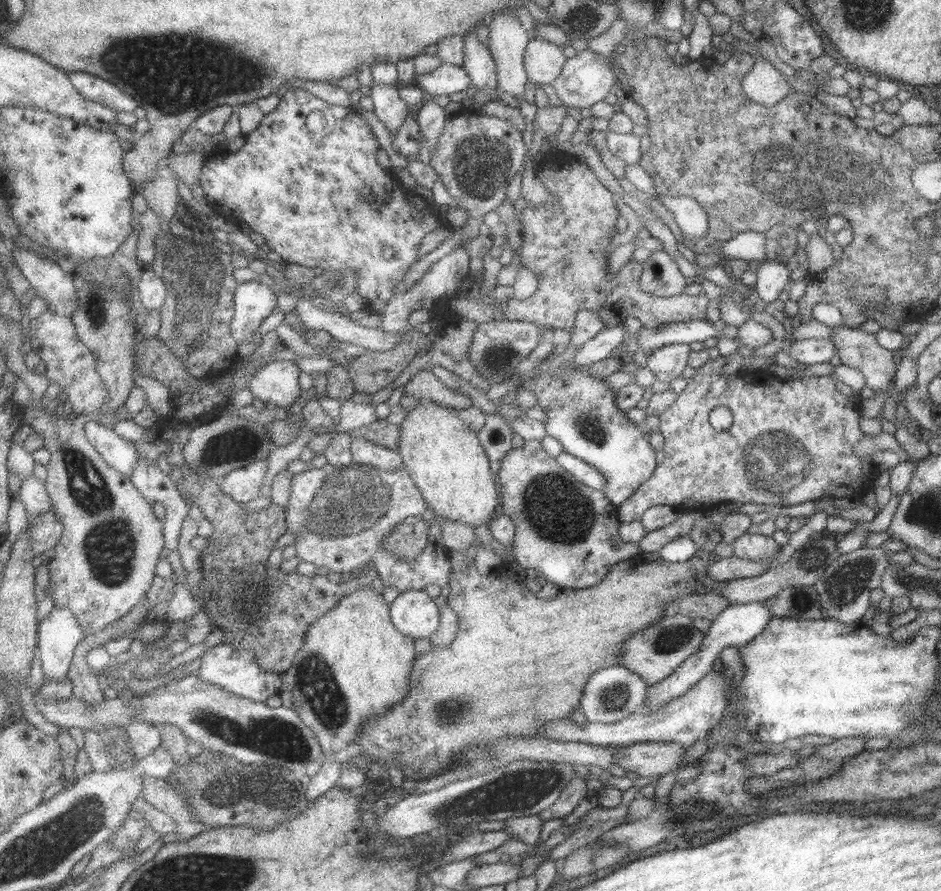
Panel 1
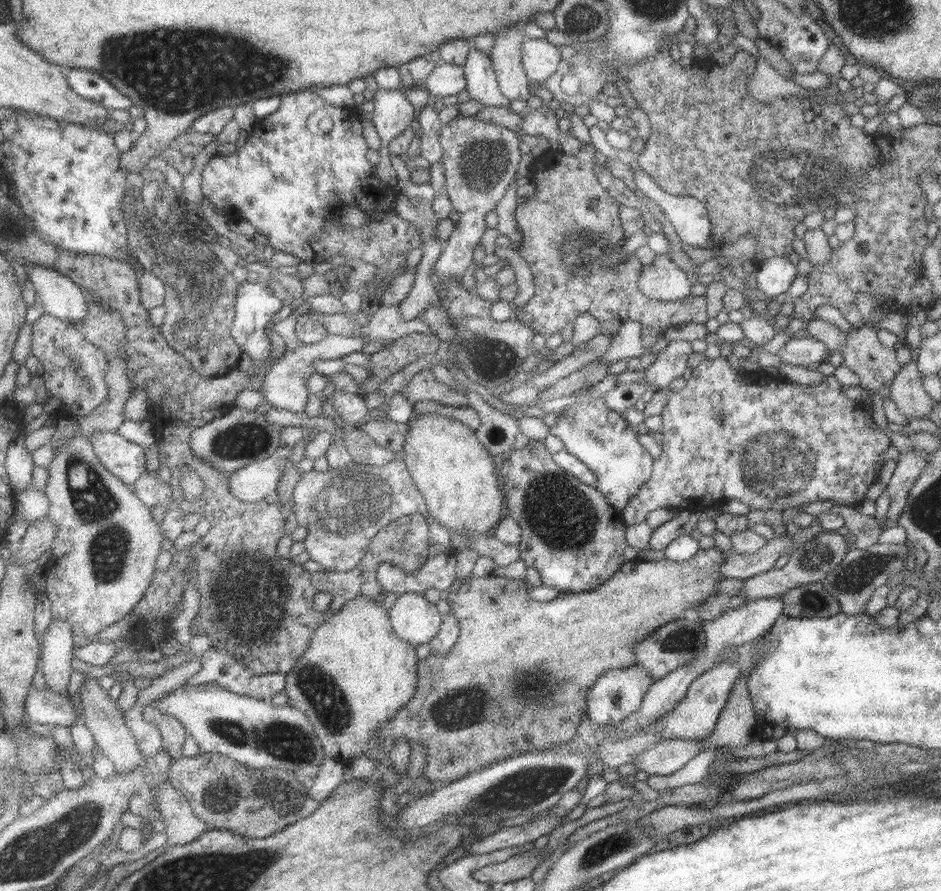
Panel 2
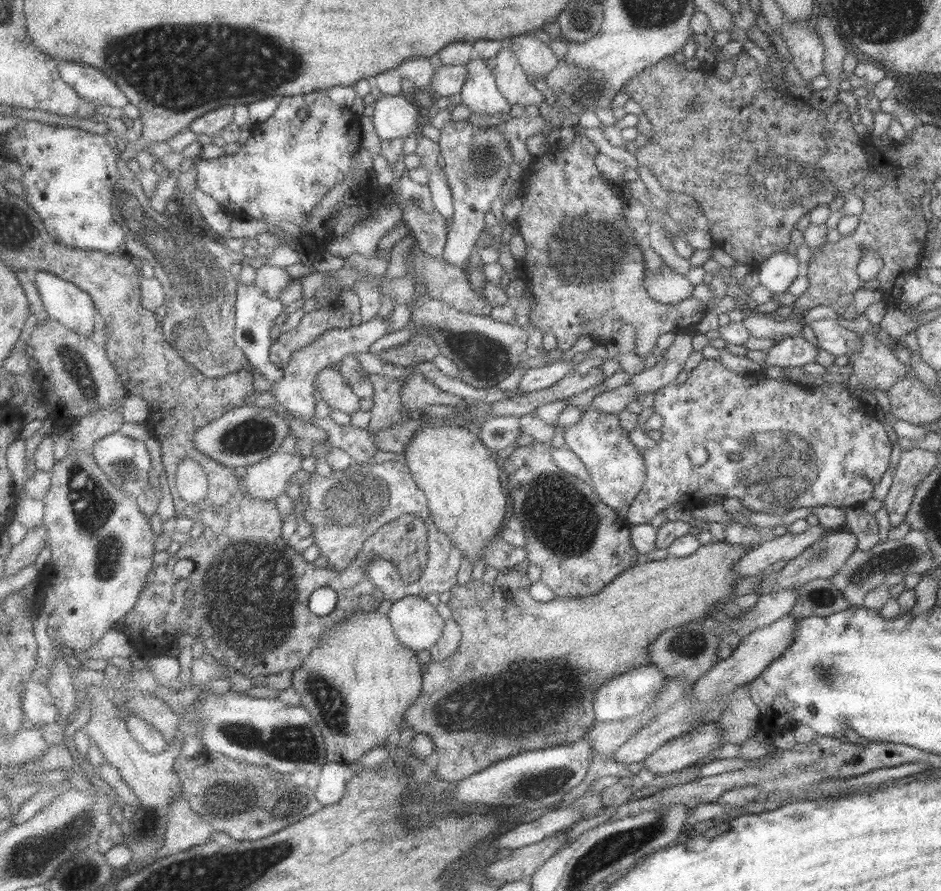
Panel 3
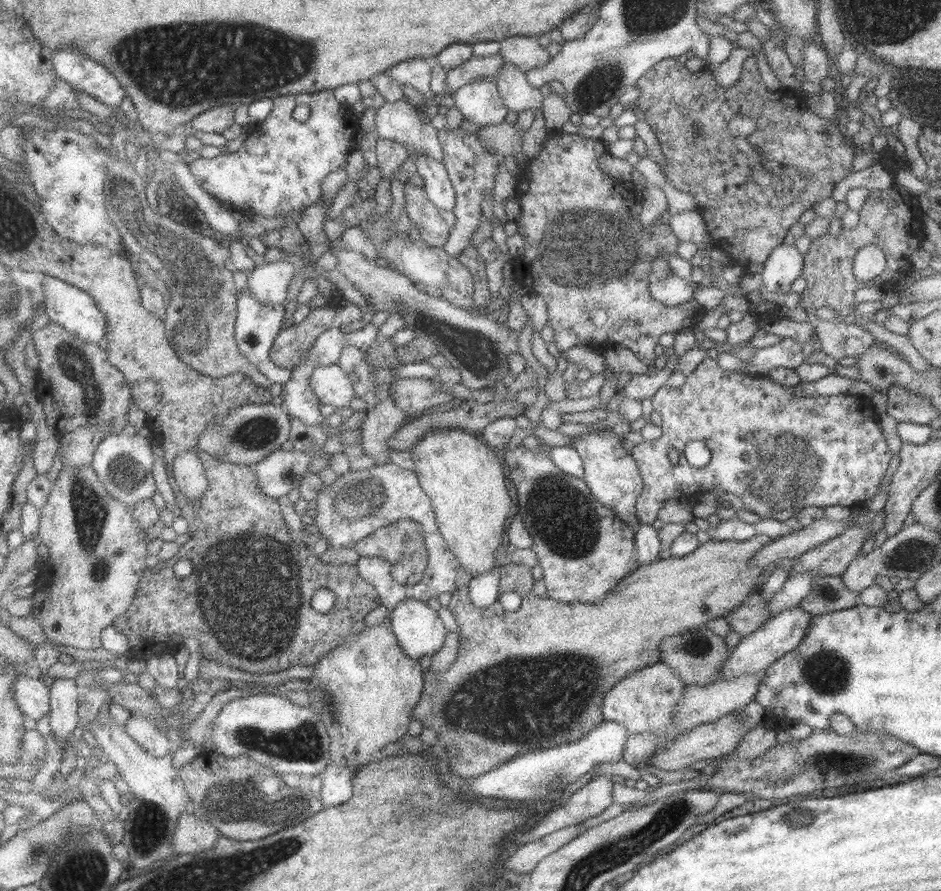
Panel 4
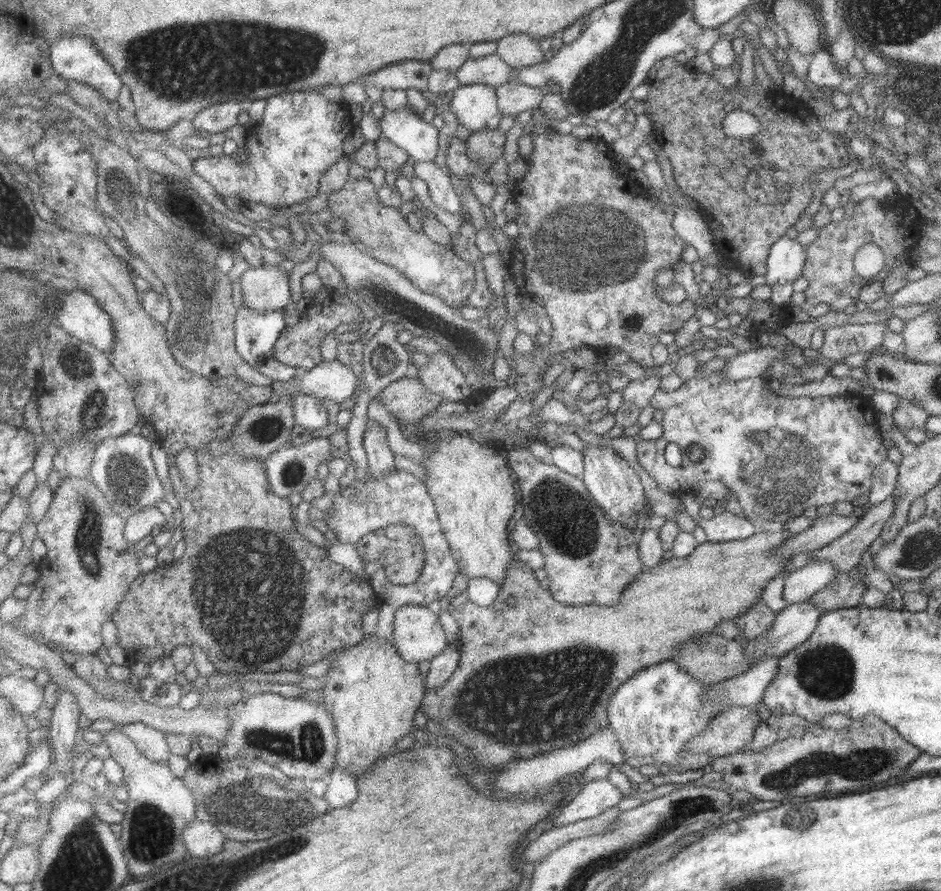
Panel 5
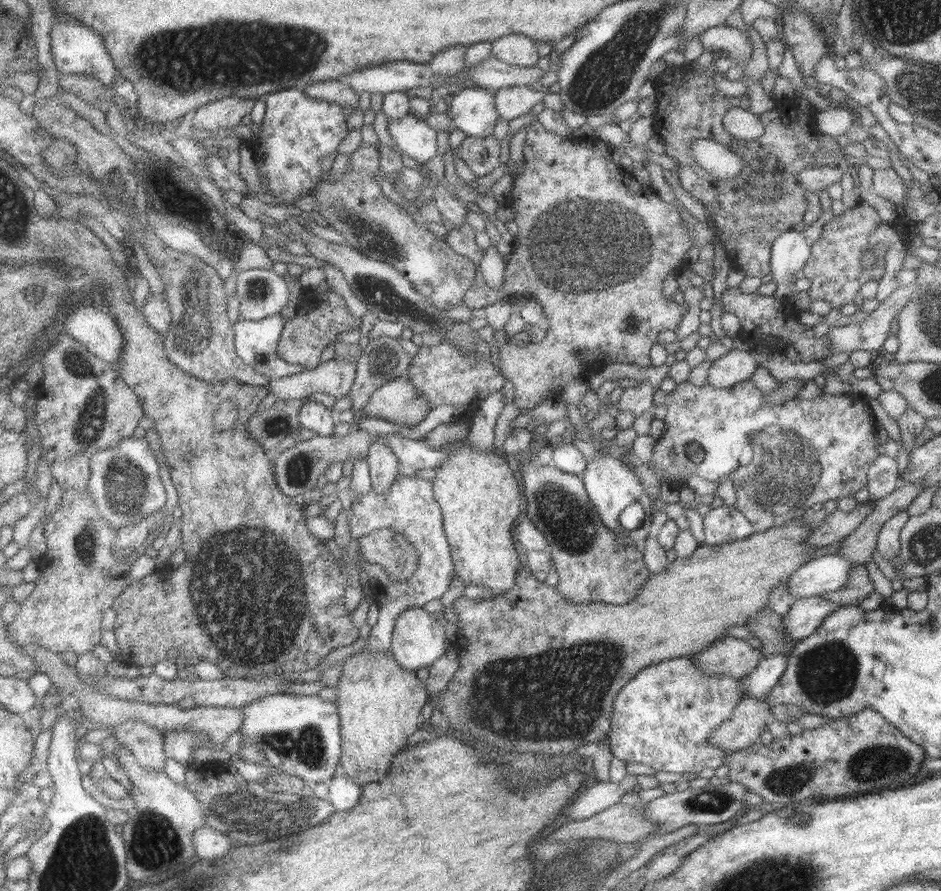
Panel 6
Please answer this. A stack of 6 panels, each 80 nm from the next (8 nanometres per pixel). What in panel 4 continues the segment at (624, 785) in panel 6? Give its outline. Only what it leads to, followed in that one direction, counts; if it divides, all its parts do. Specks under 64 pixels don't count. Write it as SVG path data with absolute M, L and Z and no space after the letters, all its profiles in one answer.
M599 776L591 779L585 786L579 788L565 805L547 812L534 828L517 833L513 842L520 846L531 841L539 841L557 830L597 816L604 808L613 804L611 786L612 782L607 777Z

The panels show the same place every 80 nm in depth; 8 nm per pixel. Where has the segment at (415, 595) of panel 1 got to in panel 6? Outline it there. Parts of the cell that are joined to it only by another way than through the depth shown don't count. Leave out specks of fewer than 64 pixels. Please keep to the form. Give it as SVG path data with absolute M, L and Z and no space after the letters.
M425 607L410 608L398 616L392 652L403 668L416 671L424 666L430 667L446 654L448 647L444 626L437 619L437 615L429 612Z

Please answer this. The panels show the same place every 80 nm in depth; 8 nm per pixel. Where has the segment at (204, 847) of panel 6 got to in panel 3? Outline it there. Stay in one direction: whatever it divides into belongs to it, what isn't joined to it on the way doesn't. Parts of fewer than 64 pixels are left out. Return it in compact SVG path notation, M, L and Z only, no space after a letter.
M183 796L175 800L169 817L170 827L167 828L165 848L153 861L205 844L217 832L214 824L206 821L199 812L193 811L190 803Z

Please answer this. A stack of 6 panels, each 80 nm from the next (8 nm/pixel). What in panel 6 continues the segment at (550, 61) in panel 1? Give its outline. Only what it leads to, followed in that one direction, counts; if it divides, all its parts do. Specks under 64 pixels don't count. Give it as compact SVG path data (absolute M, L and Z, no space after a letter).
M527 35L502 36L494 42L492 56L515 66L532 67L542 57L538 45L539 42Z

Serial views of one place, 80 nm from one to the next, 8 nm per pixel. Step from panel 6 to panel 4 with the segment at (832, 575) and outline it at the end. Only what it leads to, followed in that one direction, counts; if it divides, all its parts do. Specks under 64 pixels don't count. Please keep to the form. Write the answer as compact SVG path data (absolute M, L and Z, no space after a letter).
M804 572L804 574L793 574L793 577L787 578L781 589L766 602L768 614L775 616L778 612L798 606L799 601L808 593L809 587L817 576L819 574Z

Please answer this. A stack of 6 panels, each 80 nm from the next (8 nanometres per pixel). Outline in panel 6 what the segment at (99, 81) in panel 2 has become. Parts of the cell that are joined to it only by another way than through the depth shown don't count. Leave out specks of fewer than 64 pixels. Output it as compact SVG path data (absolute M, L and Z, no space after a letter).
M57 18L51 31L51 53L58 74L88 74L96 76L109 91L115 86L117 70L115 61L108 51L104 35L90 26L81 24L76 18Z

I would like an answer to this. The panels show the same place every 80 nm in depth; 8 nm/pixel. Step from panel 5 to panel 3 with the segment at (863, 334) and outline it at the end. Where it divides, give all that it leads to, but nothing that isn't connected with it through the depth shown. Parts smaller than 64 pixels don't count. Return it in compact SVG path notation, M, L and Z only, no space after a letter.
M817 320L808 327L815 334L817 346L833 357L848 355L861 348L861 334L841 328L835 320Z

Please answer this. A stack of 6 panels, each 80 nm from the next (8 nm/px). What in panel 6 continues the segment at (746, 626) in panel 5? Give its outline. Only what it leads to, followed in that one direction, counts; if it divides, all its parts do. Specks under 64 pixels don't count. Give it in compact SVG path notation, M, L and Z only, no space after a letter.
M761 609L756 615L746 620L750 635L758 638L765 656L789 654L795 642L784 637L780 627L780 616L771 609Z

